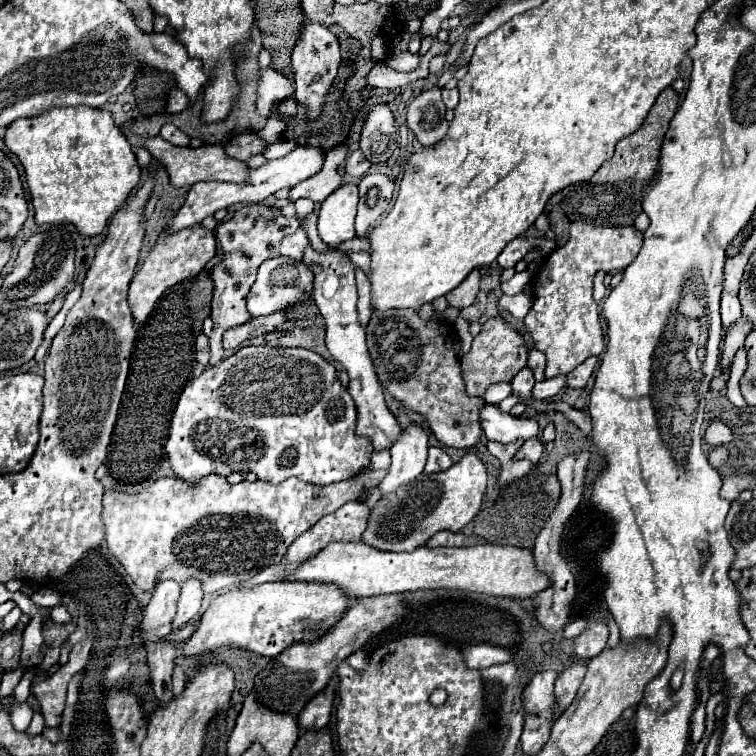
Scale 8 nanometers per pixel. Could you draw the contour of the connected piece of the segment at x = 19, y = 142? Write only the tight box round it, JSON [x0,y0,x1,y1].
[4,108,142,236]

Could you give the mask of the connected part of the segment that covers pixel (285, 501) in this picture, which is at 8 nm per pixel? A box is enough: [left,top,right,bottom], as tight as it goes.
[102,470,386,594]

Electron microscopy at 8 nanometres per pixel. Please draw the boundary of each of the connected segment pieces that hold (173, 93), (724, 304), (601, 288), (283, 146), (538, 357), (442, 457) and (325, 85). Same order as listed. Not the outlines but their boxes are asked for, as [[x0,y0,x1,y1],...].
[[166,88,188,114],[720,292,738,330],[594,272,608,302],[266,140,294,160],[528,348,546,382],[424,446,454,474],[292,20,342,116]]

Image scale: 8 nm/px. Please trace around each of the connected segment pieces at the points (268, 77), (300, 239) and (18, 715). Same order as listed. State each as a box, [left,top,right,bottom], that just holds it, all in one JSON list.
[[258,68,292,116],[280,226,310,260],[10,702,34,732]]

